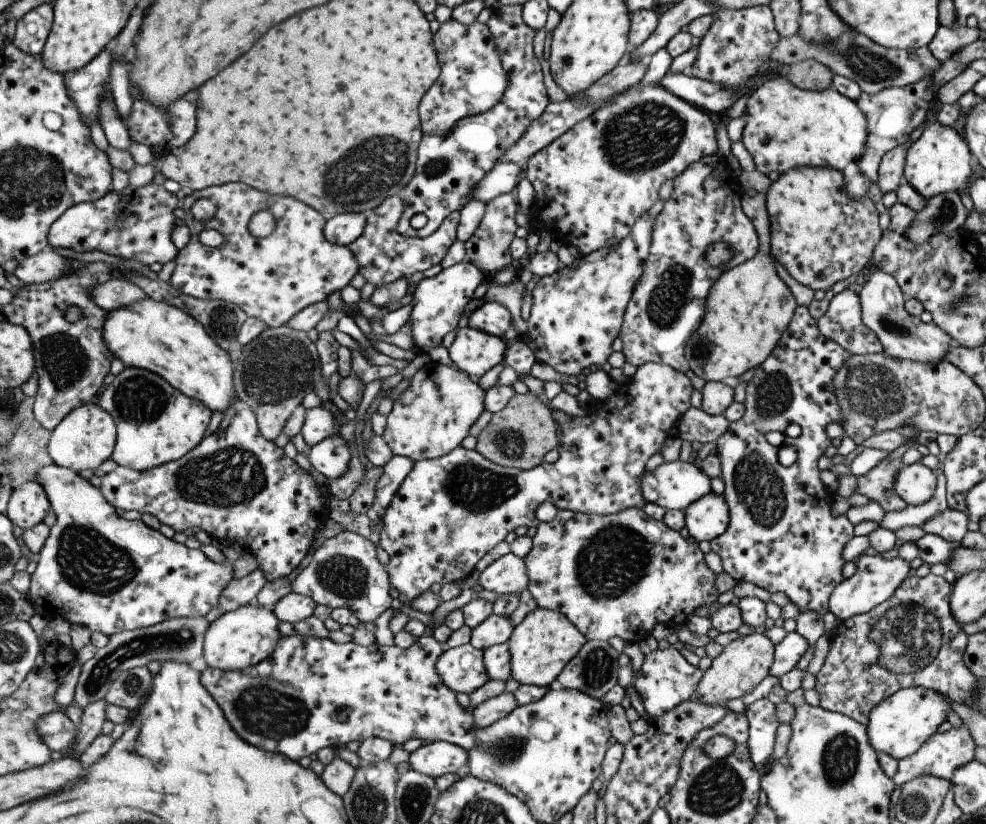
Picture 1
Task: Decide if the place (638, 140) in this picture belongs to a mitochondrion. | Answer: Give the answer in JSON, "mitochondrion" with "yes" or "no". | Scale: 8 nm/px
{"mitochondrion":"yes"}

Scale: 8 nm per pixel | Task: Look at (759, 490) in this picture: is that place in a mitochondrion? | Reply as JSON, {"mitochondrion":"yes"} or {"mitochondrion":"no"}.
{"mitochondrion":"yes"}

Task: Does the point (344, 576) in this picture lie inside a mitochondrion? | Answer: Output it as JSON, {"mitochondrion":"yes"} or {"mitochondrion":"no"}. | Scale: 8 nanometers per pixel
{"mitochondrion":"yes"}

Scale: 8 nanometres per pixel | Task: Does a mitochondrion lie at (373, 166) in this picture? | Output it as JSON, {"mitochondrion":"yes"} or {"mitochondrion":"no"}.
{"mitochondrion":"yes"}

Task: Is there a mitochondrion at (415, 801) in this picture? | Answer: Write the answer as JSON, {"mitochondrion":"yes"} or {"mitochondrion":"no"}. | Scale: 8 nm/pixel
{"mitochondrion":"yes"}

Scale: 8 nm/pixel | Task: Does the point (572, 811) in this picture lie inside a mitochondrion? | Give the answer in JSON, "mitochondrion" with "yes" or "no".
{"mitochondrion":"no"}

